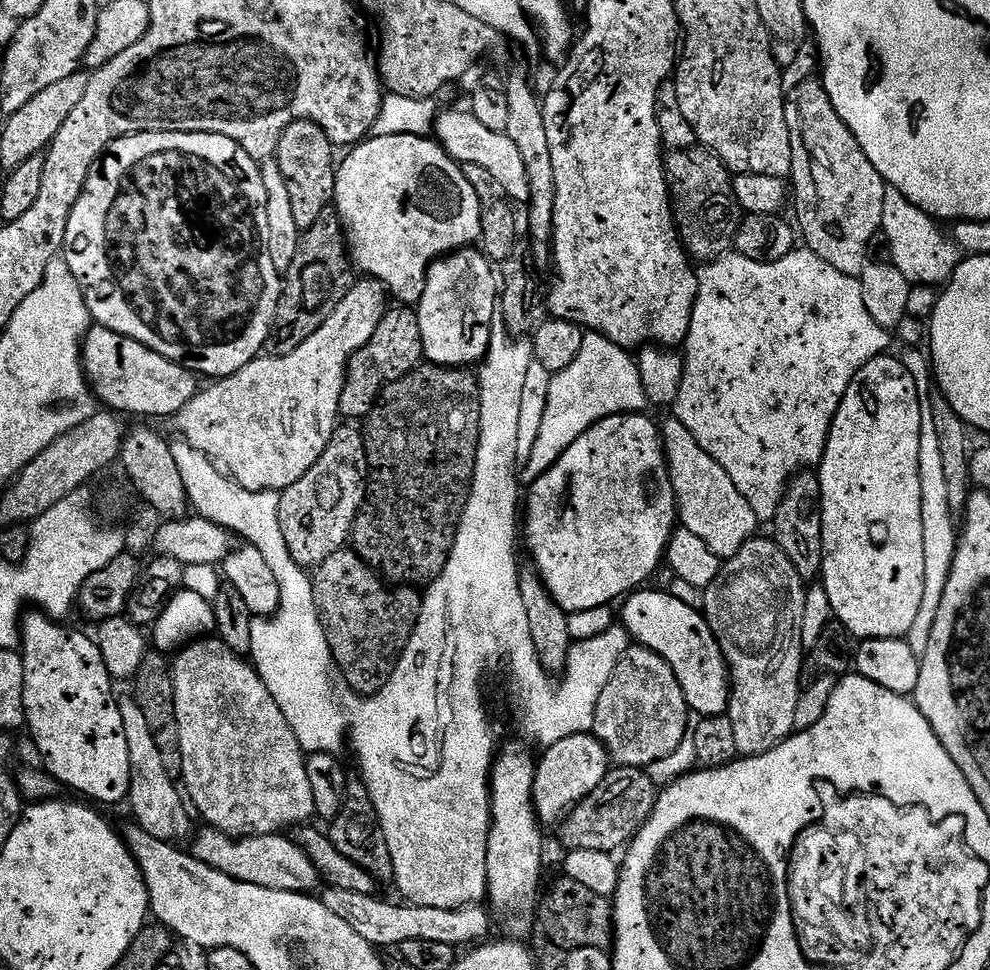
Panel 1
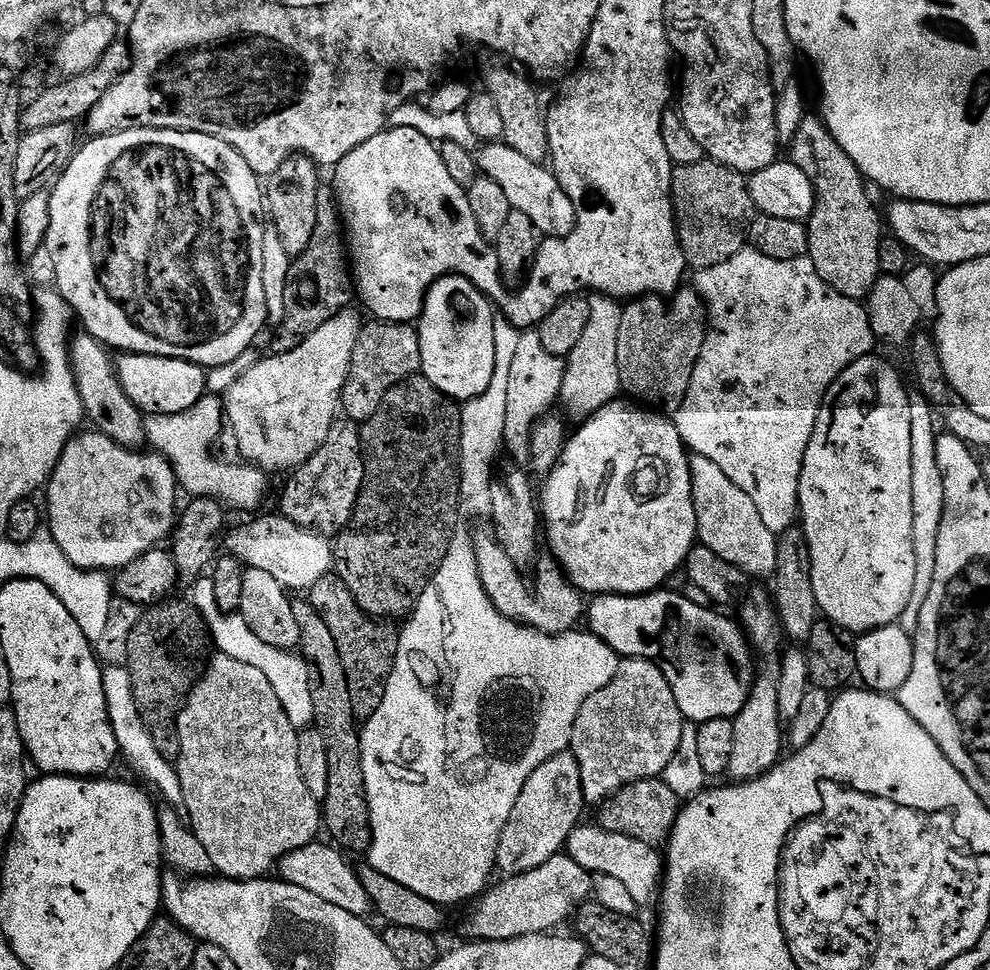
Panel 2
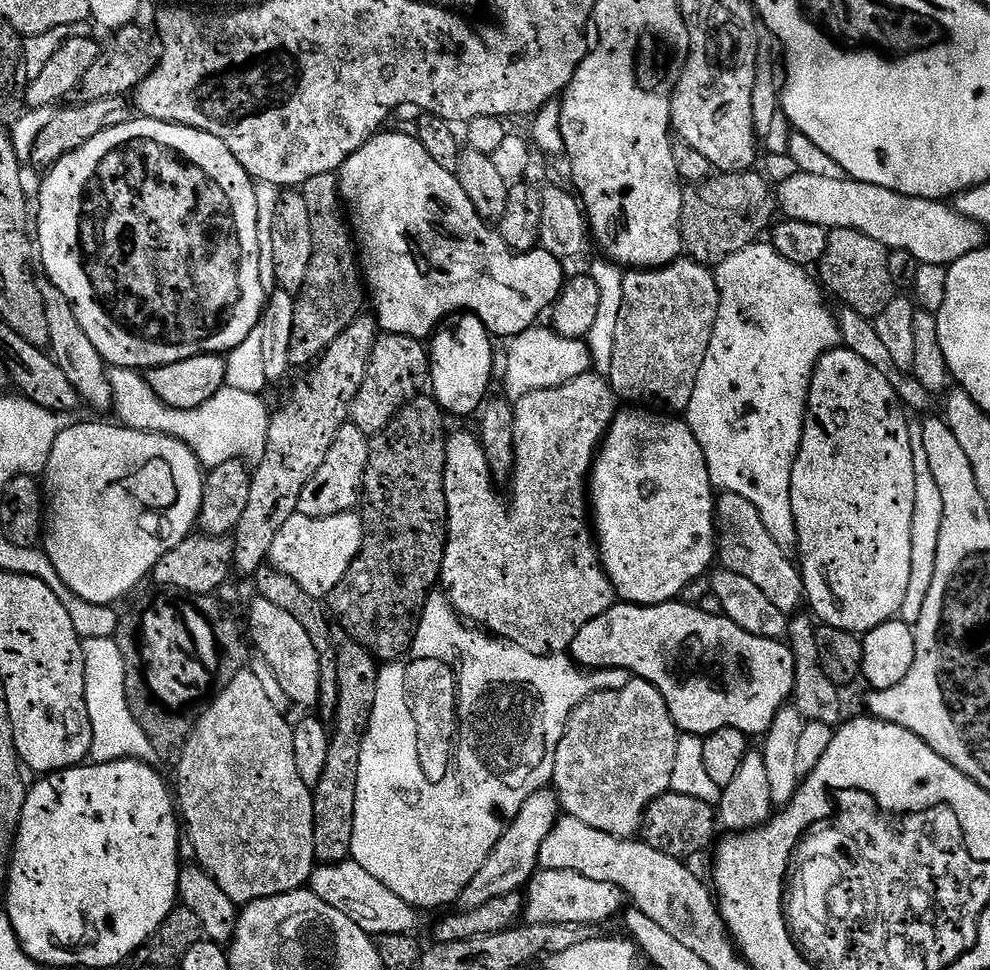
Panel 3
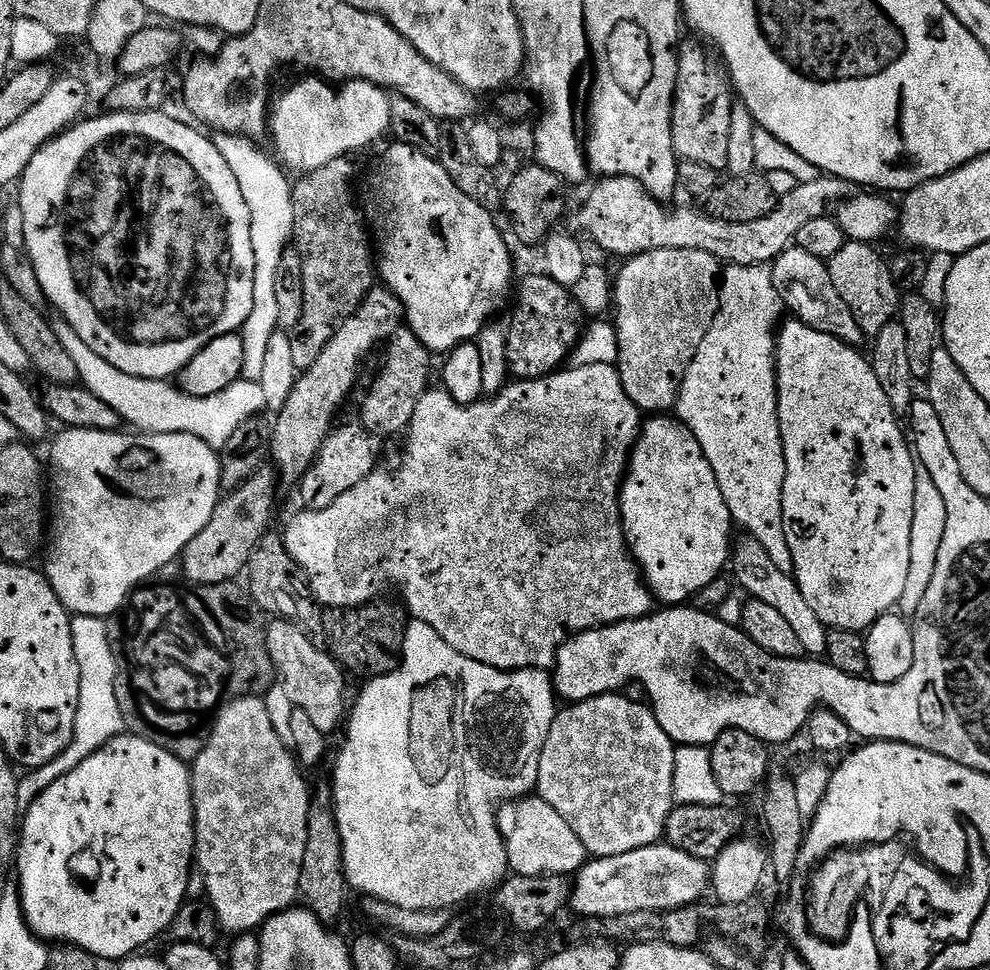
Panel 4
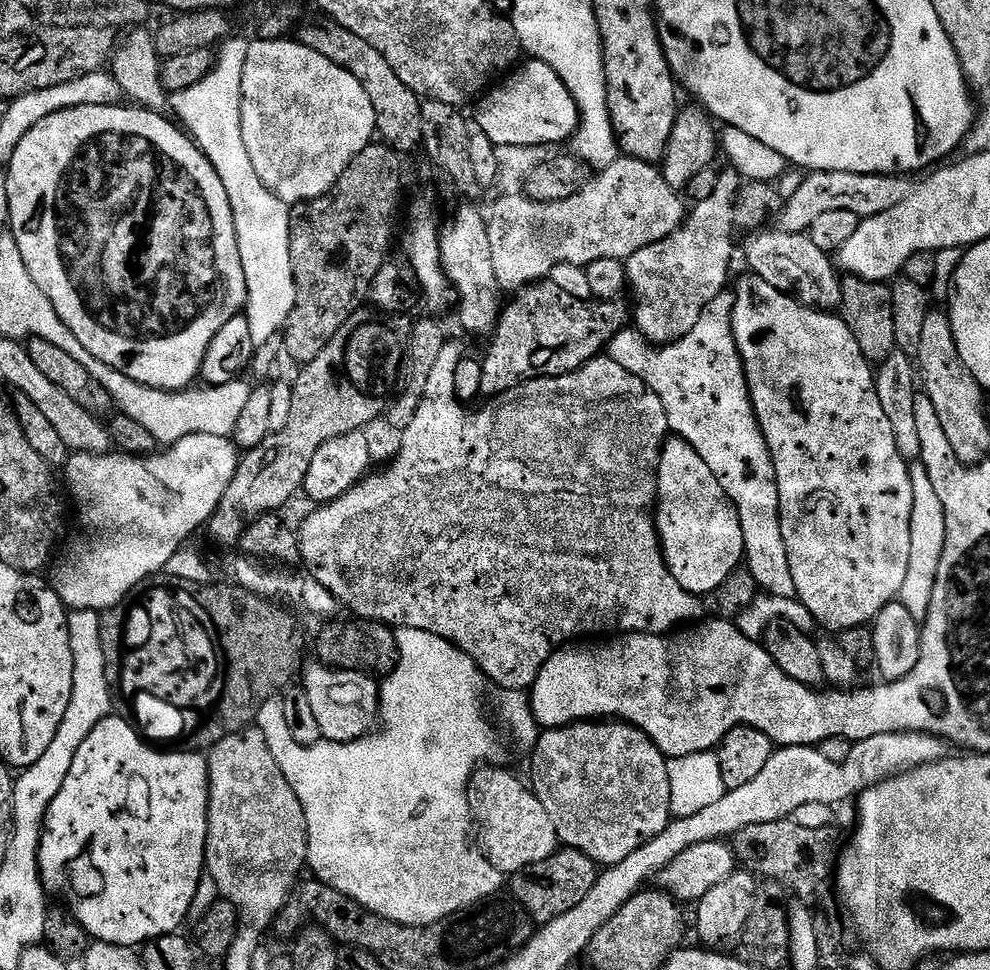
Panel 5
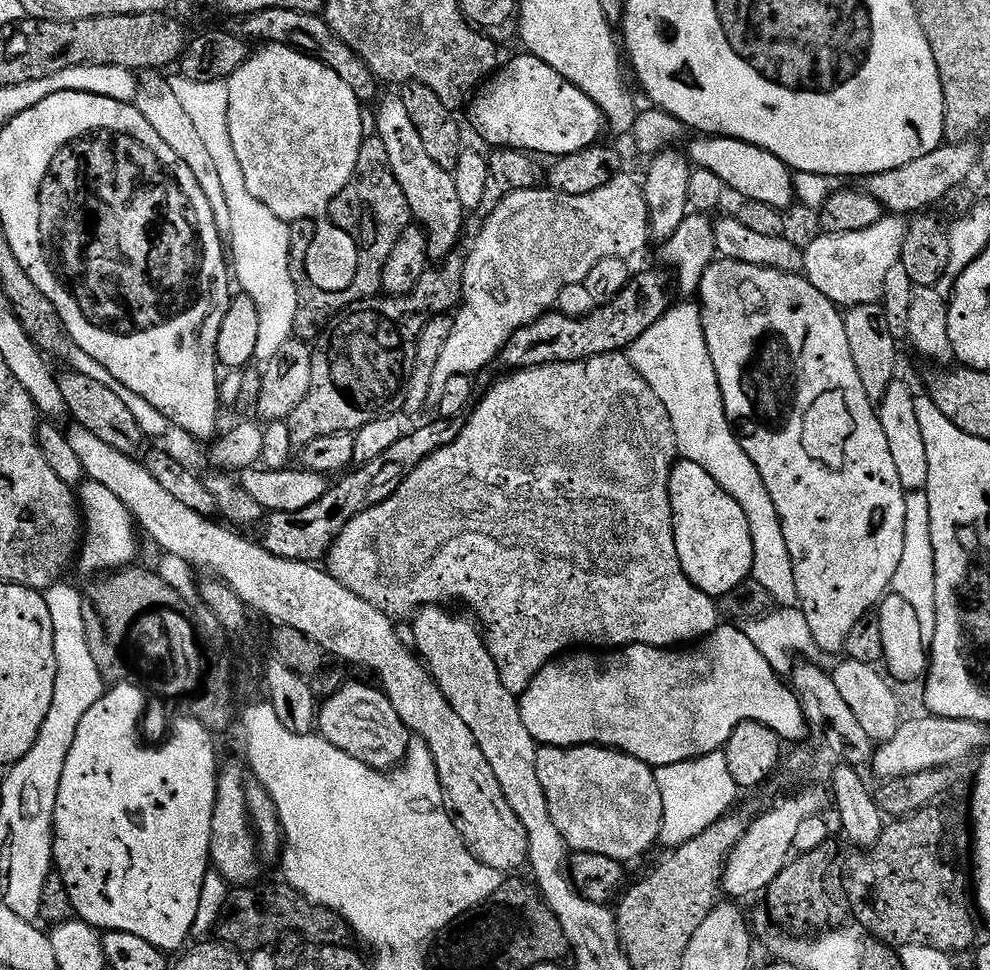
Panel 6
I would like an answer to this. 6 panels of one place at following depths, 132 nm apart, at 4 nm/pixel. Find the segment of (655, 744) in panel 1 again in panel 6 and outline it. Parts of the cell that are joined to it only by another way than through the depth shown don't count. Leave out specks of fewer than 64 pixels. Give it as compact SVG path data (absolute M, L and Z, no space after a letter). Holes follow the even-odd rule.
M580 744L576 748L540 746L536 749L536 769L554 826L558 826L558 834L562 834L573 853L603 854L628 864L657 845L664 825L662 790L658 790L658 778L646 762L616 748L602 748L598 744Z

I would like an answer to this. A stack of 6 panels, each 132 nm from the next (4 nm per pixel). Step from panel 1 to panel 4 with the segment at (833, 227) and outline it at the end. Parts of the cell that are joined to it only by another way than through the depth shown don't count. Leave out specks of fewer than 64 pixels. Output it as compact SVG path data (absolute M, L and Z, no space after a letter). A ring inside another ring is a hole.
M845 242L842 250L826 261L834 287L838 289L838 294L842 294L842 302L850 306L854 318L858 318L858 326L862 326L868 338L875 338L882 326L897 319L902 299L900 287L892 277L889 261L883 260L872 248L875 247L868 242Z

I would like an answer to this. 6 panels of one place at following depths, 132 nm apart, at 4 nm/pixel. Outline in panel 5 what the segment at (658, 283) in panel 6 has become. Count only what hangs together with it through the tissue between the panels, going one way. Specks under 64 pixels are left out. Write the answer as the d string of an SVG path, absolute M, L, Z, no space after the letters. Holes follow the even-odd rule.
M551 278L538 284L525 284L512 300L503 305L488 349L480 360L482 390L480 396L495 398L531 380L570 374L586 362L596 359L608 343L626 327L630 312L614 300L579 300L554 286Z

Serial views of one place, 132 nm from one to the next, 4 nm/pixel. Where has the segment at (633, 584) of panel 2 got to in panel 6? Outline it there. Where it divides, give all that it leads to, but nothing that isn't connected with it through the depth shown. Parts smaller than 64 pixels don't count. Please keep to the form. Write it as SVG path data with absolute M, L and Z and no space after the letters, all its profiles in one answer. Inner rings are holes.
M677 459L670 474L670 506L678 562L682 562L686 578L690 578L698 590L721 598L751 577L754 542L750 538L750 522L746 522L746 514L742 514L742 506L738 506L698 462Z

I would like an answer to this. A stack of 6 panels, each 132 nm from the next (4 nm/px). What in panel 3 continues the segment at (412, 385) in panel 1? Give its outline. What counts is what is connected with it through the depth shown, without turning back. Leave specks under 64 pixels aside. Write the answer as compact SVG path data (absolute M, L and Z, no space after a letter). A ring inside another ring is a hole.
M431 395L411 400L377 436L368 441L368 461L362 489L364 541L346 578L326 597L326 608L335 623L354 642L361 644L380 662L409 655L420 615L440 579L442 558L448 541L448 507L444 489L444 468L448 464L448 441L444 432L446 413Z

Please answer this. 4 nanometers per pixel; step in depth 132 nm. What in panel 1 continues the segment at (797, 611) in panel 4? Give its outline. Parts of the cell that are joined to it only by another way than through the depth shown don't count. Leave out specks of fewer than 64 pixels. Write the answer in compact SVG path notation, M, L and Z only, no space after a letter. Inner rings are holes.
M669 418L665 424L659 425L659 430L676 495L679 523L697 538L702 538L702 542L706 542L706 546L710 546L721 561L729 560L742 550L747 540L757 535L758 521L754 510L750 510L750 502L738 494L738 486L730 482L730 474L726 474L726 470L722 470L722 466L718 466L718 462L710 458L702 446L698 446L694 434L690 434L680 420Z

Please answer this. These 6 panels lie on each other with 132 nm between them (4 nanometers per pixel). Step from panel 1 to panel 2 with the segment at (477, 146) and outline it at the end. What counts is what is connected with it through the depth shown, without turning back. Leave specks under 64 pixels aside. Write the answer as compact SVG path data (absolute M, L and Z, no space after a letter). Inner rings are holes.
M488 142L479 149L478 163L483 175L498 182L502 190L506 190L506 198L510 198L513 212L527 214L530 222L534 222L537 232L548 238L568 236L576 225L576 204L571 195L562 190L556 173L543 163L514 150L503 142Z

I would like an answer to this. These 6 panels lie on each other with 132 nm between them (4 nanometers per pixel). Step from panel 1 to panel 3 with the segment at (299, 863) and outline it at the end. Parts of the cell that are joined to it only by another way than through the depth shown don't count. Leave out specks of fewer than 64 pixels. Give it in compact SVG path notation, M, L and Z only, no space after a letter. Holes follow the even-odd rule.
M349 858L339 864L323 864L312 869L310 881L310 891L322 902L334 906L334 910L342 910L354 926L362 926L362 930L367 936L373 938L382 934L412 934L420 924L421 913L407 904L394 890L389 890L387 886L382 886L374 874L369 874L367 870L362 870L356 861Z

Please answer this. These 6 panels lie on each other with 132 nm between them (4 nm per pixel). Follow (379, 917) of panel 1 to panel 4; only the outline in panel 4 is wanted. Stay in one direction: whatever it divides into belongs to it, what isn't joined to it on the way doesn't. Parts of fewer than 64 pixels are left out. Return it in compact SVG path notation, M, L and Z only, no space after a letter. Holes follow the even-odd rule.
M659 842L641 849L631 850L628 854L618 854L617 857L592 858L585 863L579 872L575 873L570 884L570 908L577 913L577 917L593 916L594 918L614 918L618 914L634 914L634 910L654 910L655 912L673 912L676 908L684 908L687 904L695 904L705 899L704 891L707 893L710 888L710 864L707 860L694 858L694 854L686 854L686 850L678 850L672 844Z

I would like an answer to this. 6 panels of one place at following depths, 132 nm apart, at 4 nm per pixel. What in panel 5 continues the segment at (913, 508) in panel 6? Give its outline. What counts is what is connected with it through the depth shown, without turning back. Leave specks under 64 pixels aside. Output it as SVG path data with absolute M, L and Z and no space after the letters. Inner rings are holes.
M919 462L909 463L910 486L914 486L914 514L910 514L910 567L906 570L906 579L902 581L902 590L898 602L906 606L906 610L915 620L923 622L930 610L930 598L934 598L934 582L938 578L938 562L942 562L942 550L946 546L946 510L942 510L942 502L930 482L930 474L926 474L926 466Z

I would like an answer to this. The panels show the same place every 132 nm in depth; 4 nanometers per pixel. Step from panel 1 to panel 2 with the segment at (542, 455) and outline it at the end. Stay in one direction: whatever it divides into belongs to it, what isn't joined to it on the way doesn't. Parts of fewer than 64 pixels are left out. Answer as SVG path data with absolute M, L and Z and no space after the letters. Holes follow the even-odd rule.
M603 294L590 299L590 322L578 341L578 346L566 357L564 381L560 391L559 403L565 404L579 418L593 416L603 408L609 407L616 395L621 395L620 375L618 374L618 330L622 330L621 301L613 300Z

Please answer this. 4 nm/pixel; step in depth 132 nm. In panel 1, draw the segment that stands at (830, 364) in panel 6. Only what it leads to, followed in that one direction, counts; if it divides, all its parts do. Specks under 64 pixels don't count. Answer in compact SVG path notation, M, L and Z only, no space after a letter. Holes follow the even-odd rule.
M892 354L875 356L850 382L838 410L834 414L834 422L830 426L830 434L826 442L824 457L818 465L820 478L820 517L822 518L822 550L824 561L820 567L820 576L830 598L833 617L847 630L849 636L857 641L874 638L907 637L914 626L914 618L918 618L918 610L922 606L922 593L926 587L926 553L922 547L922 478L918 474L918 445L922 442L922 406L919 405L918 389L910 371L900 358Z

